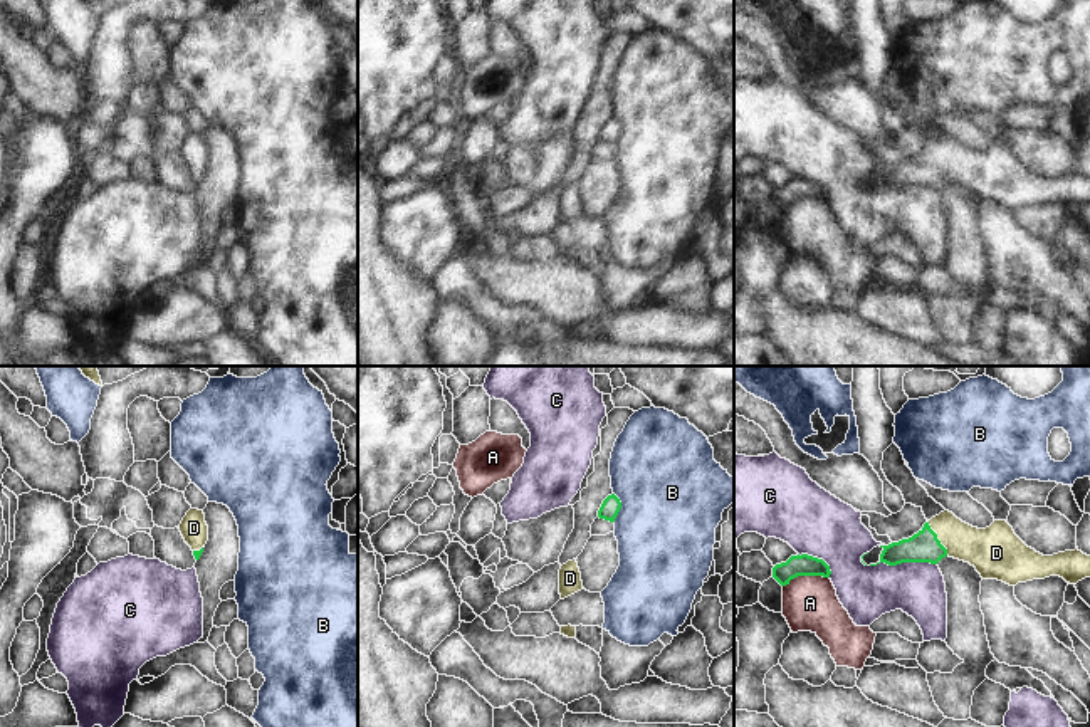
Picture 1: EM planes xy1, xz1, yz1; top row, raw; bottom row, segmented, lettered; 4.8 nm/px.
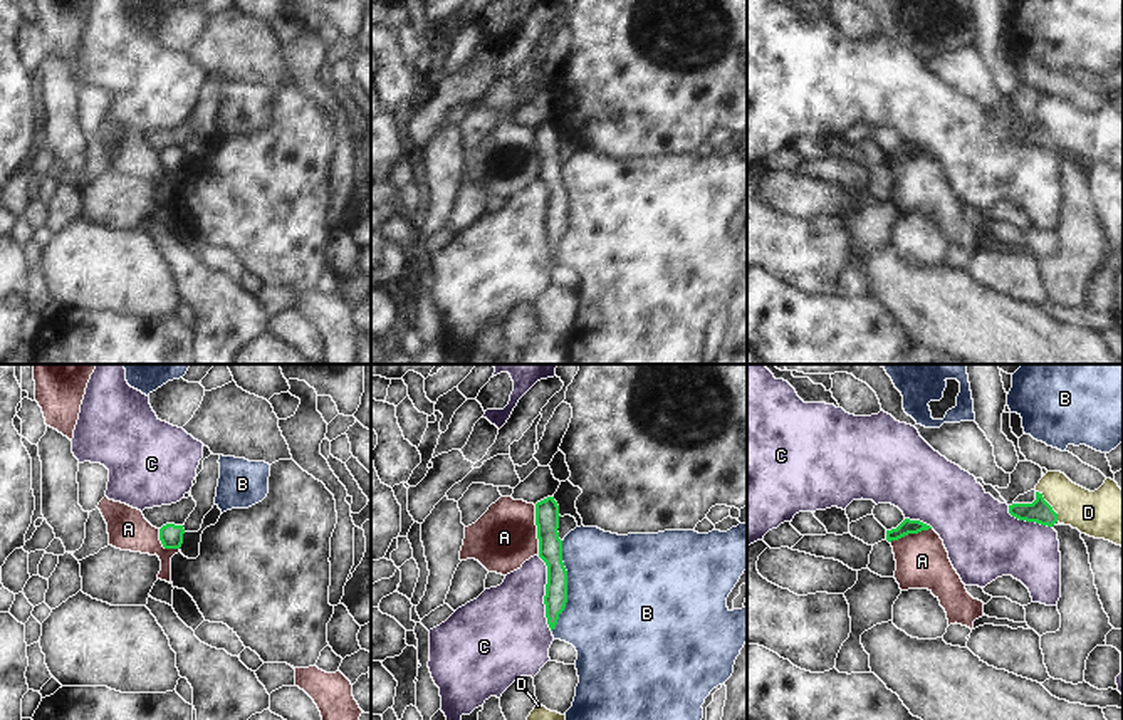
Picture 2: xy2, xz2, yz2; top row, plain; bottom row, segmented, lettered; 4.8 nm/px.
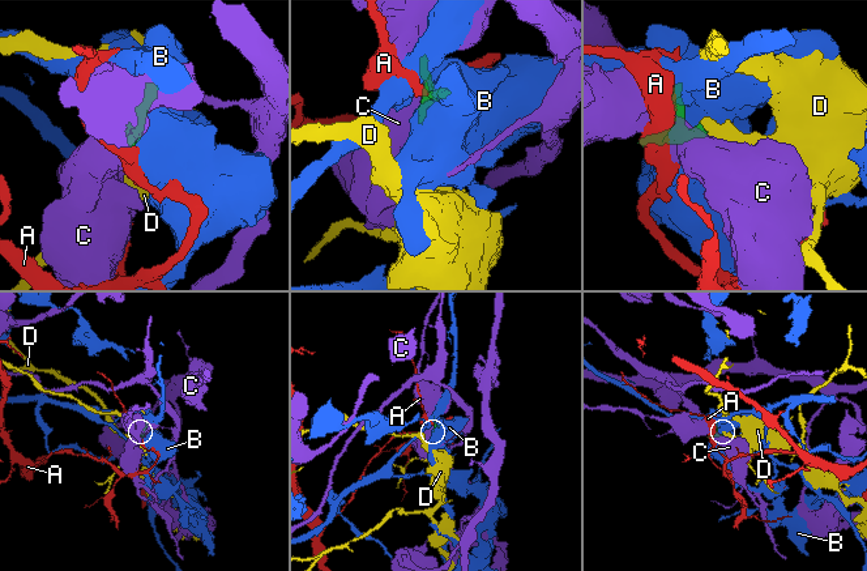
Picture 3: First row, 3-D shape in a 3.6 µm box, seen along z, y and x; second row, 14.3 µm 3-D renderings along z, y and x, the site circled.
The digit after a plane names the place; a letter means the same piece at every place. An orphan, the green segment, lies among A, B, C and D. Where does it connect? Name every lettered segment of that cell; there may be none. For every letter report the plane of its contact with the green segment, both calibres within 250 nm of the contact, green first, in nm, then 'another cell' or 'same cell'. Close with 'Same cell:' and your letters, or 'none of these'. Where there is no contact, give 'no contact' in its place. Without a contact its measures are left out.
A: contact in xz2; calibres 110 and 300 nm; another cell
B: contact in xz2; calibres 110 and 500 nm; another cell
C: contact in xz2; calibres 110 and 400 nm; another cell
D: contact in yz1; calibres 150 and 200 nm; same cell
Same cell: D

